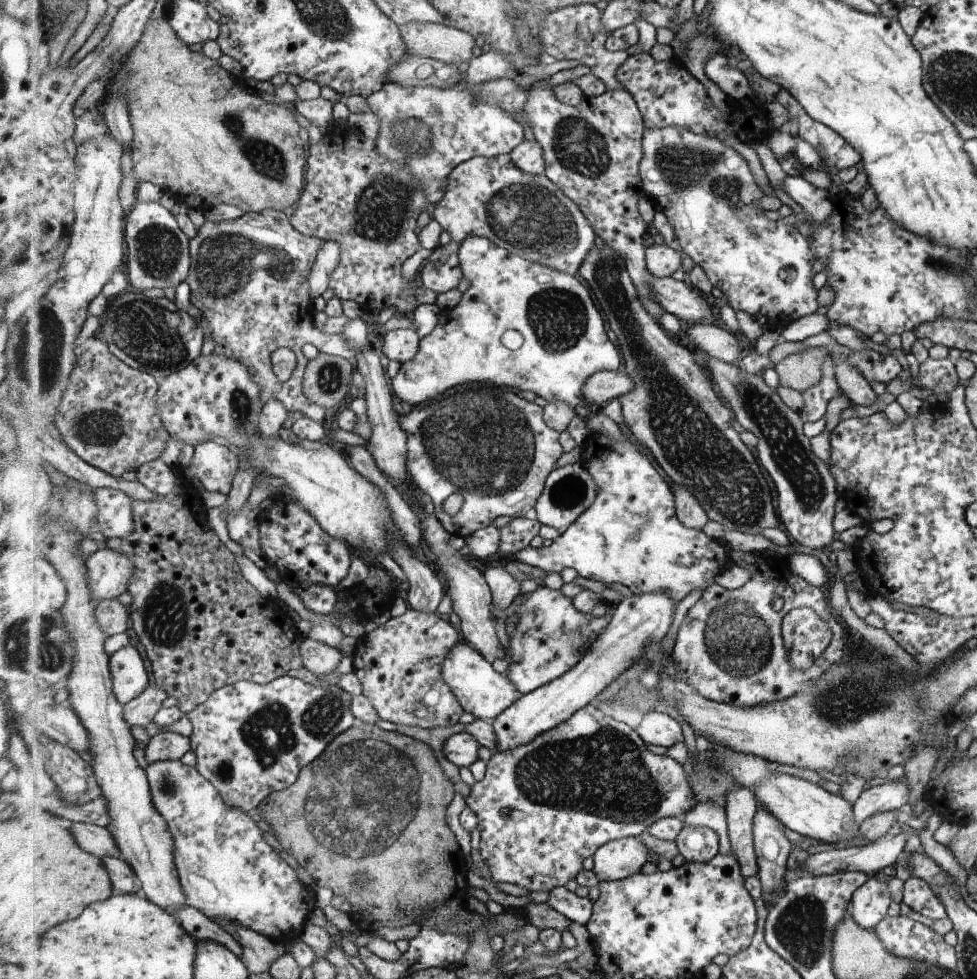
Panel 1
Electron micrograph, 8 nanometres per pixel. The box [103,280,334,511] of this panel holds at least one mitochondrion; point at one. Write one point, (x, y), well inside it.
(130, 316)

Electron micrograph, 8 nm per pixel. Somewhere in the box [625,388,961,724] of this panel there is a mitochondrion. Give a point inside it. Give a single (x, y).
(737, 638)

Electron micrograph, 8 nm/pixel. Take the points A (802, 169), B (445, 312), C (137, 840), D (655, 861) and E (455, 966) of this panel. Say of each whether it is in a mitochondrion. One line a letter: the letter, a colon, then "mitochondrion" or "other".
A: other
B: other
C: other
D: other
E: other

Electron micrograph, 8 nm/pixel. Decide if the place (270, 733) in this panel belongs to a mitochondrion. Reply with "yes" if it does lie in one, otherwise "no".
yes

